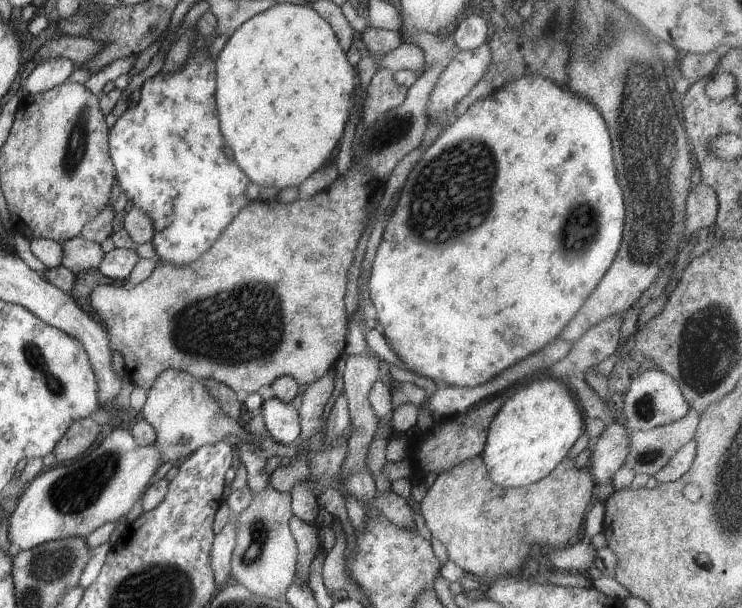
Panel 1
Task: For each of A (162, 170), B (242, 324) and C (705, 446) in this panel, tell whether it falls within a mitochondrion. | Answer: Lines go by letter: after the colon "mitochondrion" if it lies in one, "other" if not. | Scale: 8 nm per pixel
A: other
B: mitochondrion
C: other

